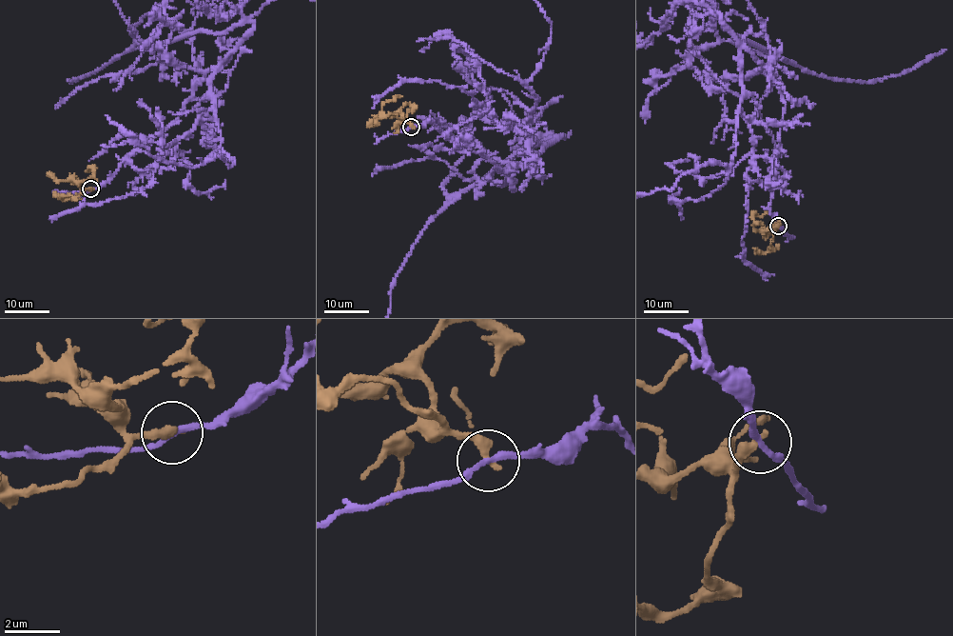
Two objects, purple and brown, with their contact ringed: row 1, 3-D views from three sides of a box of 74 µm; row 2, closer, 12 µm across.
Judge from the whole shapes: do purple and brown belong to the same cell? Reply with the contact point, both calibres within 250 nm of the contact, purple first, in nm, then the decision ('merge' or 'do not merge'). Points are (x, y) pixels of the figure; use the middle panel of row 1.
place (411, 127); calibres 200 and 380 nm; do not merge

